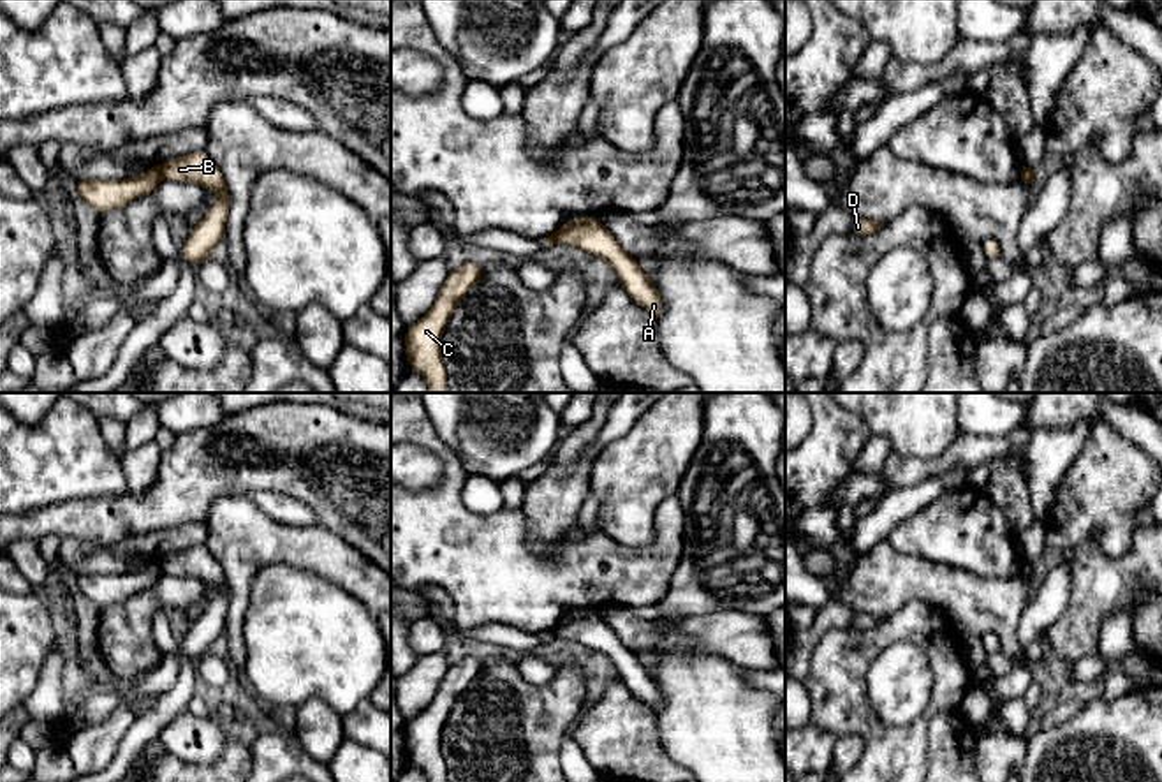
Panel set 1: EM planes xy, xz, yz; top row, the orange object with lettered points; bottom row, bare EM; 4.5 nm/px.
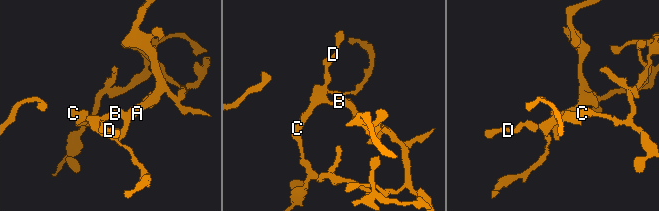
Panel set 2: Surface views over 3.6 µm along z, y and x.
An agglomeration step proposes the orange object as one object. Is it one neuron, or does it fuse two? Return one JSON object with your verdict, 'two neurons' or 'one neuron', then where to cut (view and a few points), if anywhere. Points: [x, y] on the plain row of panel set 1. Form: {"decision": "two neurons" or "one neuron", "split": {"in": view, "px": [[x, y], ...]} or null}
{"decision": "two neurons", "split": {"in": "xy", "px": [[159, 560], [164, 571]]}}

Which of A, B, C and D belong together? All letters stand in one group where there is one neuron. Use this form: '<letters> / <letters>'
A B / C D

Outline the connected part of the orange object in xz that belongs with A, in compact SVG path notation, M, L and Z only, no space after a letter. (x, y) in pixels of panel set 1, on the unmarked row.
M593 611L567 615L555 629L556 638L574 639L611 659L618 676L629 690L655 713L662 708L662 696L655 678L639 662L637 652L627 648L614 631Z

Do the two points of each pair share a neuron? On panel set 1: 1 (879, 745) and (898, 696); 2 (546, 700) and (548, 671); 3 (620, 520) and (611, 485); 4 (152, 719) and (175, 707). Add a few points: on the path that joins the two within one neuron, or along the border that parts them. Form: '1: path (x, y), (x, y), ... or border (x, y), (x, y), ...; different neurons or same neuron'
1: border (865, 687), (891, 724), (926, 707); different neurons
2: border (516, 664), (529, 682), (551, 680); different neurons
3: path (620, 511), (620, 494); same neuron
4: path (157, 717), (169, 707); same neuron

